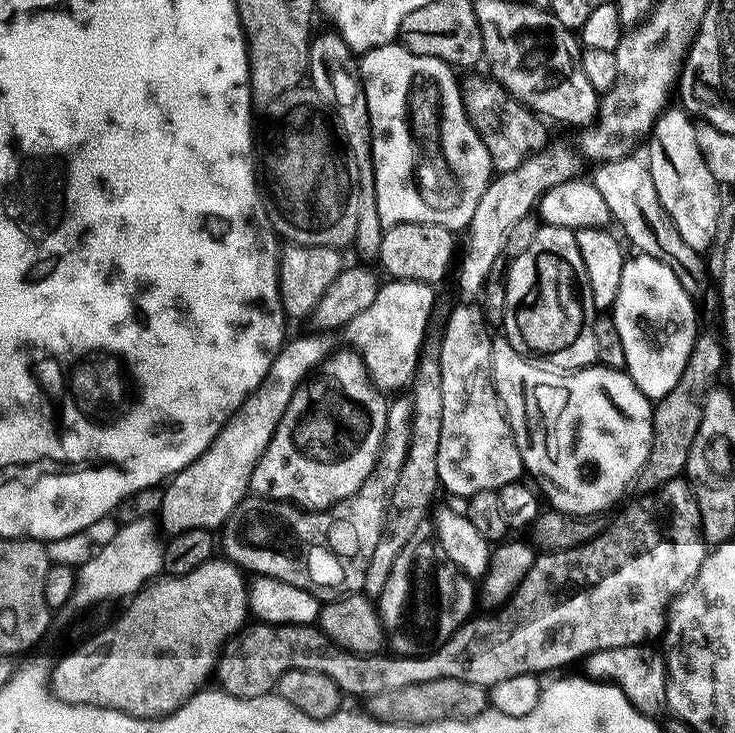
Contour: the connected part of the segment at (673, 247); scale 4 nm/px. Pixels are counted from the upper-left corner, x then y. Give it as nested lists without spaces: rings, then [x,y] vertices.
[[[624,157],[620,160],[605,161],[601,163],[592,181],[602,194],[611,212],[611,219],[620,223],[622,231],[628,235],[630,243],[636,247],[635,251],[640,254],[658,254],[670,270],[674,270],[674,278],[681,280],[704,280],[704,275],[710,272],[709,265],[700,268],[700,263],[705,260],[702,256],[696,260],[699,254],[691,249],[682,240],[682,234],[675,228],[675,222],[668,216],[659,200],[658,191],[655,189],[653,178],[647,165],[637,157]]]

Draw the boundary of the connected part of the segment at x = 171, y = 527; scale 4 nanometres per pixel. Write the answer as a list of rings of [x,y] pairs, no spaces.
[[[311,335],[289,339],[285,343],[274,358],[266,378],[262,378],[260,385],[224,423],[214,442],[210,442],[199,458],[167,481],[158,513],[163,531],[165,528],[168,534],[175,534],[195,528],[219,529],[249,495],[254,466],[258,466],[266,446],[270,446],[270,438],[274,438],[294,390],[325,359],[326,351],[320,341],[323,339],[319,335]]]

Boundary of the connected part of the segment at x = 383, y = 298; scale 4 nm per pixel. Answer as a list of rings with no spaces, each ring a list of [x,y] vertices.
[[[389,279],[387,283],[377,287],[374,302],[370,302],[370,306],[366,306],[350,325],[350,333],[356,339],[355,349],[363,357],[376,387],[381,390],[400,388],[403,384],[405,387],[415,376],[437,291],[433,285],[413,280]]]

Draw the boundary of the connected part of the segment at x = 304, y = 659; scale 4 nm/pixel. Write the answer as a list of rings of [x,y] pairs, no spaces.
[[[687,479],[670,480],[655,492],[637,497],[633,504],[625,503],[615,513],[617,516],[613,518],[612,525],[609,528],[601,527],[593,540],[587,540],[573,548],[561,548],[558,552],[537,555],[526,578],[522,578],[522,582],[516,587],[516,593],[503,608],[488,615],[492,617],[486,616],[482,620],[472,618],[461,624],[459,630],[441,648],[429,652],[427,656],[359,656],[336,647],[319,627],[311,624],[252,622],[225,644],[214,673],[215,679],[220,679],[219,687],[231,696],[246,698],[269,695],[275,689],[278,678],[286,674],[286,670],[322,672],[334,678],[336,685],[348,698],[367,698],[386,690],[397,689],[398,686],[438,677],[462,678],[462,682],[474,682],[488,690],[506,678],[518,678],[518,674],[552,672],[575,660],[583,661],[591,652],[652,642],[655,636],[657,639],[663,633],[666,613],[673,597],[698,574],[706,555],[706,541],[700,531],[700,511],[696,495]]]

